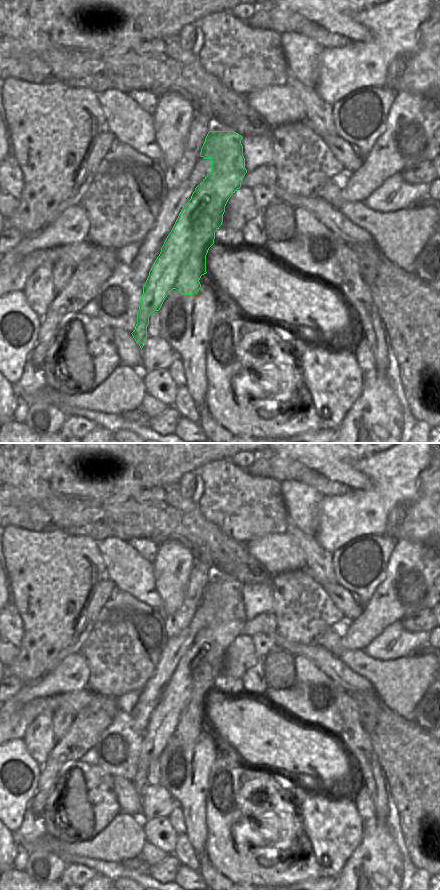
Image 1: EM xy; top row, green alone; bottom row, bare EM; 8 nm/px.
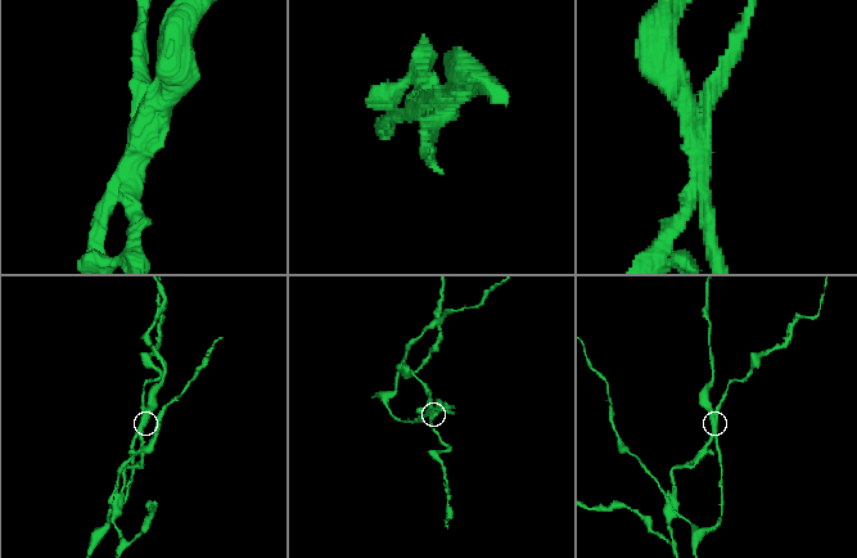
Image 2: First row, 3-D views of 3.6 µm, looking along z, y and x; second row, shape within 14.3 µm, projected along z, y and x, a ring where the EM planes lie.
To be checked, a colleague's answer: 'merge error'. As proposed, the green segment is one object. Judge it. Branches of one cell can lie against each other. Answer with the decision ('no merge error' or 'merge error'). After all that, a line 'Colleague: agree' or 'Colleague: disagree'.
merge error
Colleague: agree

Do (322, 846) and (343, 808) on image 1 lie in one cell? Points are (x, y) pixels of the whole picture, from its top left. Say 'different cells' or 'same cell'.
same cell

